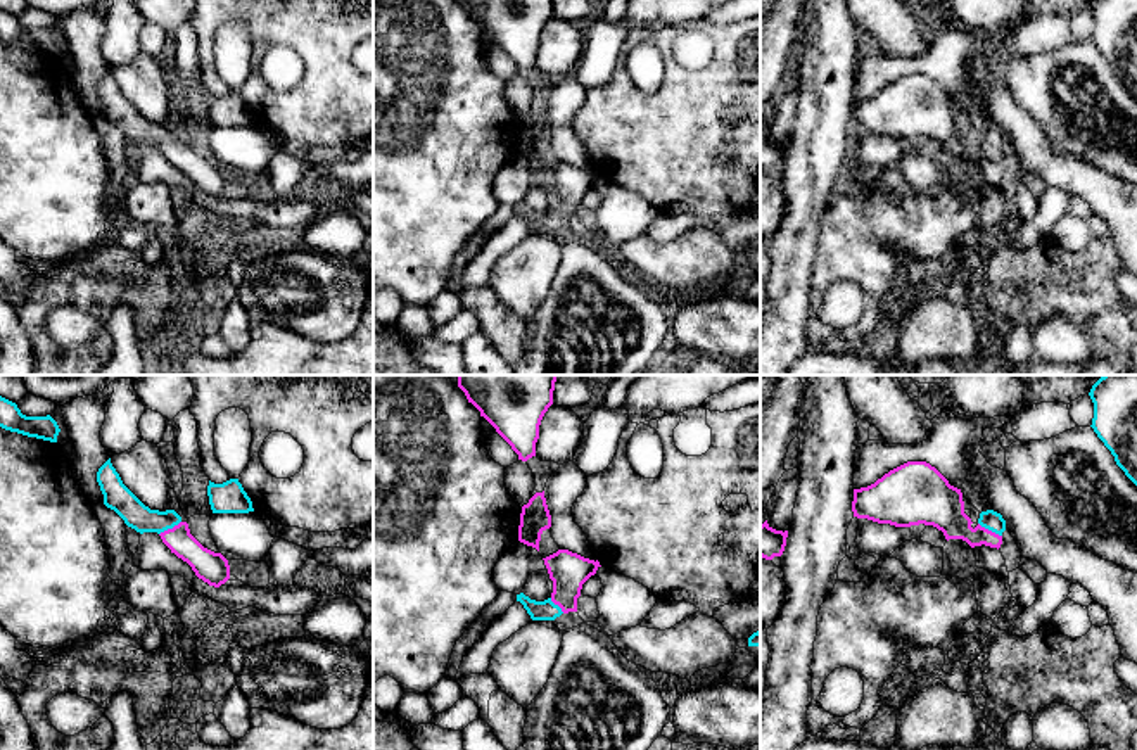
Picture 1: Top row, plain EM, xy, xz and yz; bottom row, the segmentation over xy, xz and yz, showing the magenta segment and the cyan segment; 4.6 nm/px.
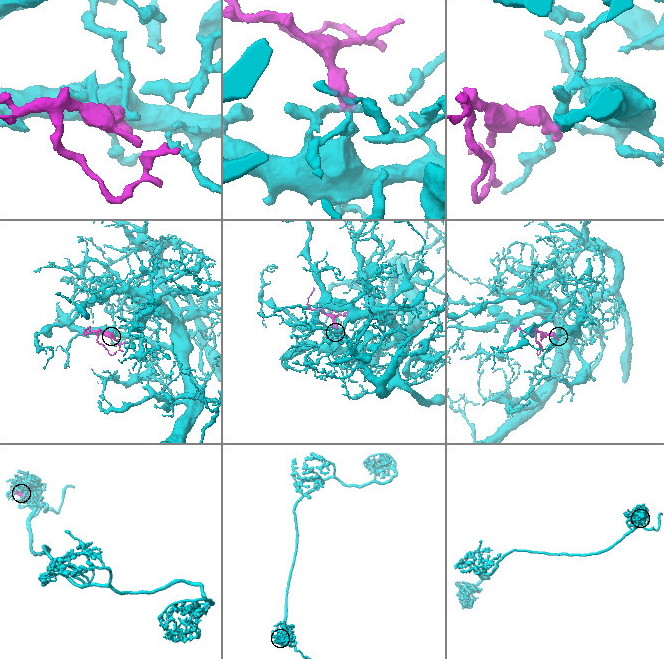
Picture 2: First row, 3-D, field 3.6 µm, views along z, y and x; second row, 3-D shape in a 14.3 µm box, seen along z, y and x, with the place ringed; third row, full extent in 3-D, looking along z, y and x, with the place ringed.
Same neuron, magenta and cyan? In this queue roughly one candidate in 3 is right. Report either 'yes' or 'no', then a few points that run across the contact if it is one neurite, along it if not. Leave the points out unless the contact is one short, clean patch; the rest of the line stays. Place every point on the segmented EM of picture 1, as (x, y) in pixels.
yes; line yz (944, 508), (968, 533), (990, 531), (992, 521)

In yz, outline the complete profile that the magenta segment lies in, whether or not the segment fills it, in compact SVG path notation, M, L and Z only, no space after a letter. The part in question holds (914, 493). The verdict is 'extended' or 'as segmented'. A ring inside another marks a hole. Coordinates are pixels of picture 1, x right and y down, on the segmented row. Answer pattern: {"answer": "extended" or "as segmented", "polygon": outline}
{"answer": "extended", "polygon": "M907 461L874 484L854 489L852 512L857 518L895 527L933 525L945 539L962 539L971 548L1000 548L1006 520L1000 513L980 513L978 525L964 513L961 489L926 461Z"}

